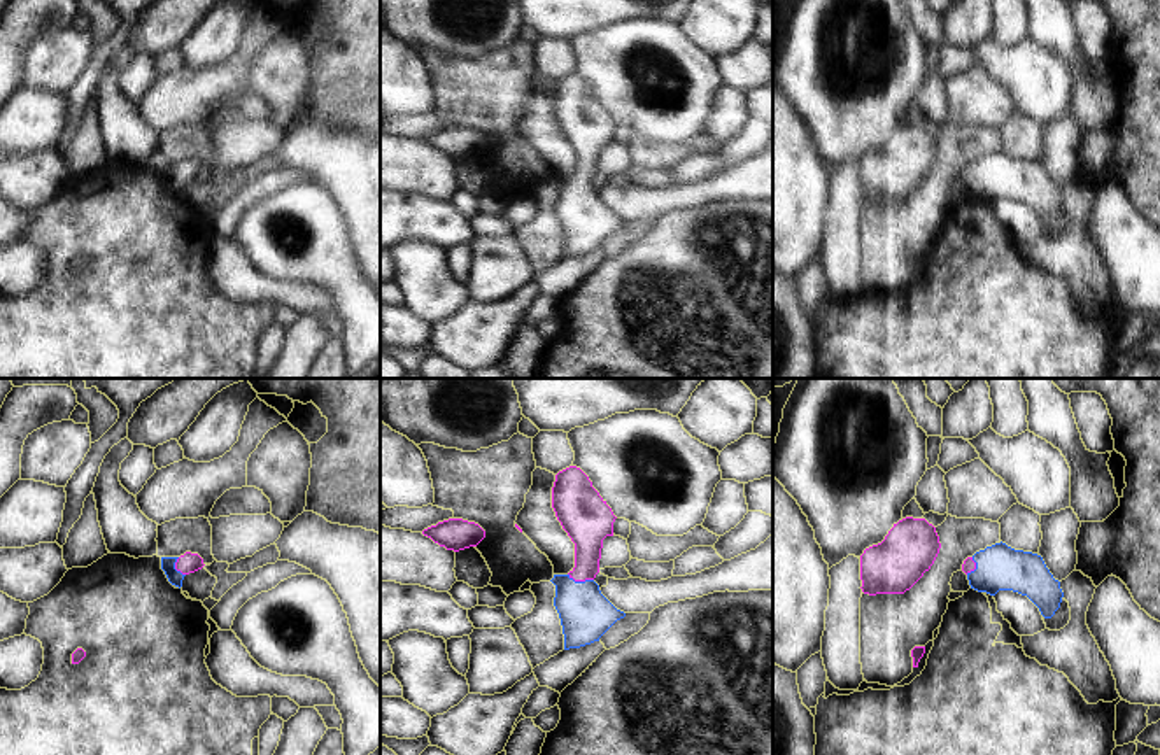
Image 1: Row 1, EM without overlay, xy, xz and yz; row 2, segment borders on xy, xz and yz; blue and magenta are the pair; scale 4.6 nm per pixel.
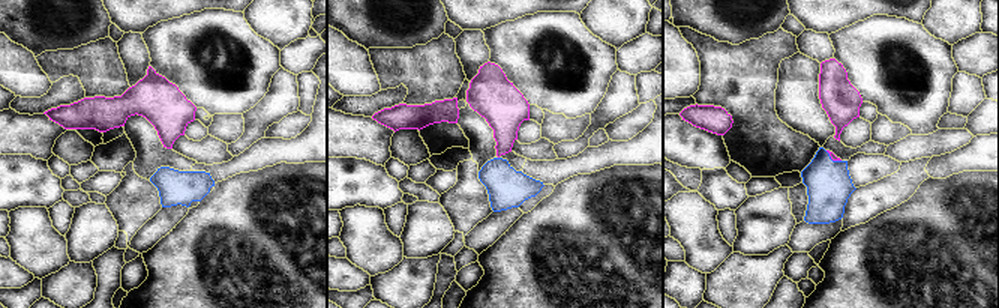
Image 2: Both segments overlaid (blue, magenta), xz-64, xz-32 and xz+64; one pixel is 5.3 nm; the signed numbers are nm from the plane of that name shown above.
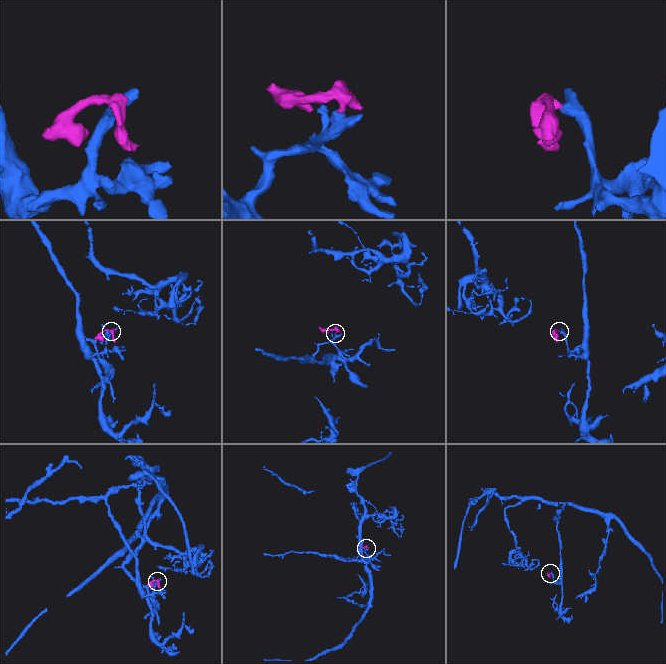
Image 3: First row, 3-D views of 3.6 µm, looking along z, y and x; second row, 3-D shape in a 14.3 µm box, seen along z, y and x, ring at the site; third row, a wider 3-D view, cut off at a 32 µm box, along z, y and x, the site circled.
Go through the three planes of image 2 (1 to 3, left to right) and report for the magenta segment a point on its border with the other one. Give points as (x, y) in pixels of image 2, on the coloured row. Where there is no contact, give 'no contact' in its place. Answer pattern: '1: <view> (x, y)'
1: no contact
2: no contact
3: xz+64 (831, 160)

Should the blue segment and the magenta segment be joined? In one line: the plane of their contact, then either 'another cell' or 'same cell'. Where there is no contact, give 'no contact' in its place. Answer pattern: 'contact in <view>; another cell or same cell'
contact in xz; same cell

